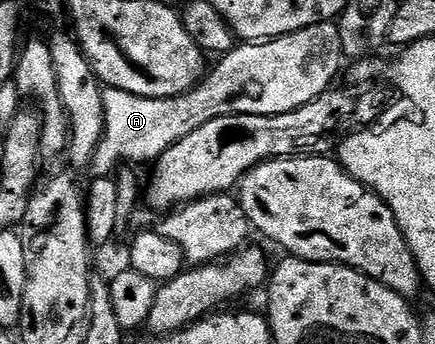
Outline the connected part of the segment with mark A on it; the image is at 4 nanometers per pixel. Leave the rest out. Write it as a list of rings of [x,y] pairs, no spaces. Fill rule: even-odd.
[[[332,21],[307,26],[280,38],[238,44],[234,50],[227,52],[216,62],[218,64],[215,69],[212,72],[210,70],[201,82],[185,94],[174,95],[172,98],[143,98],[125,90],[118,90],[116,87],[104,88],[102,103],[105,130],[90,159],[88,176],[91,179],[110,178],[121,162],[152,164],[182,137],[187,137],[189,133],[193,133],[218,116],[277,116],[292,112],[293,109],[300,108],[301,105],[323,95],[334,84],[332,81],[338,75],[343,62],[339,26]]]

